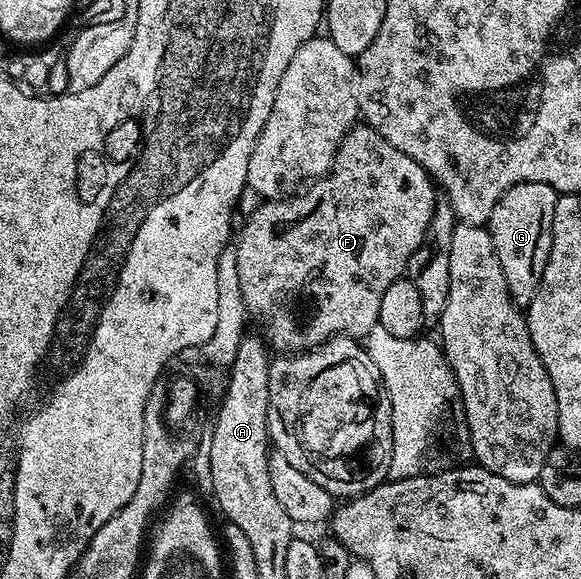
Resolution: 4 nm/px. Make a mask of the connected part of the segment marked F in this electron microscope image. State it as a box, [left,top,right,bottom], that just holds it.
[234,125,438,353]

